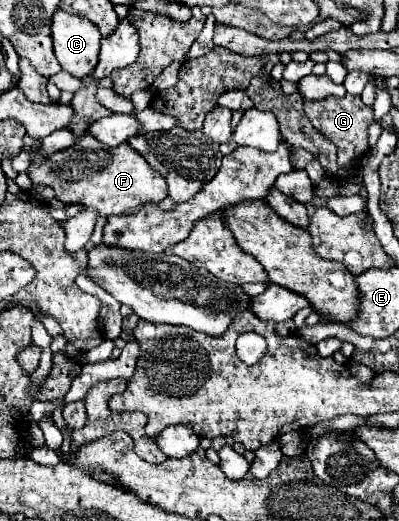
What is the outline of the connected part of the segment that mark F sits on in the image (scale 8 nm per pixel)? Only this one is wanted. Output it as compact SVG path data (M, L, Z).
M86 135L78 145L54 153L54 157L44 159L40 149L32 153L32 163L28 169L32 183L48 185L56 191L56 197L62 203L80 203L86 207L94 207L102 217L122 215L126 209L144 205L144 203L160 203L168 197L164 177L154 171L148 161L134 151L128 143L110 149L102 145L98 139Z

